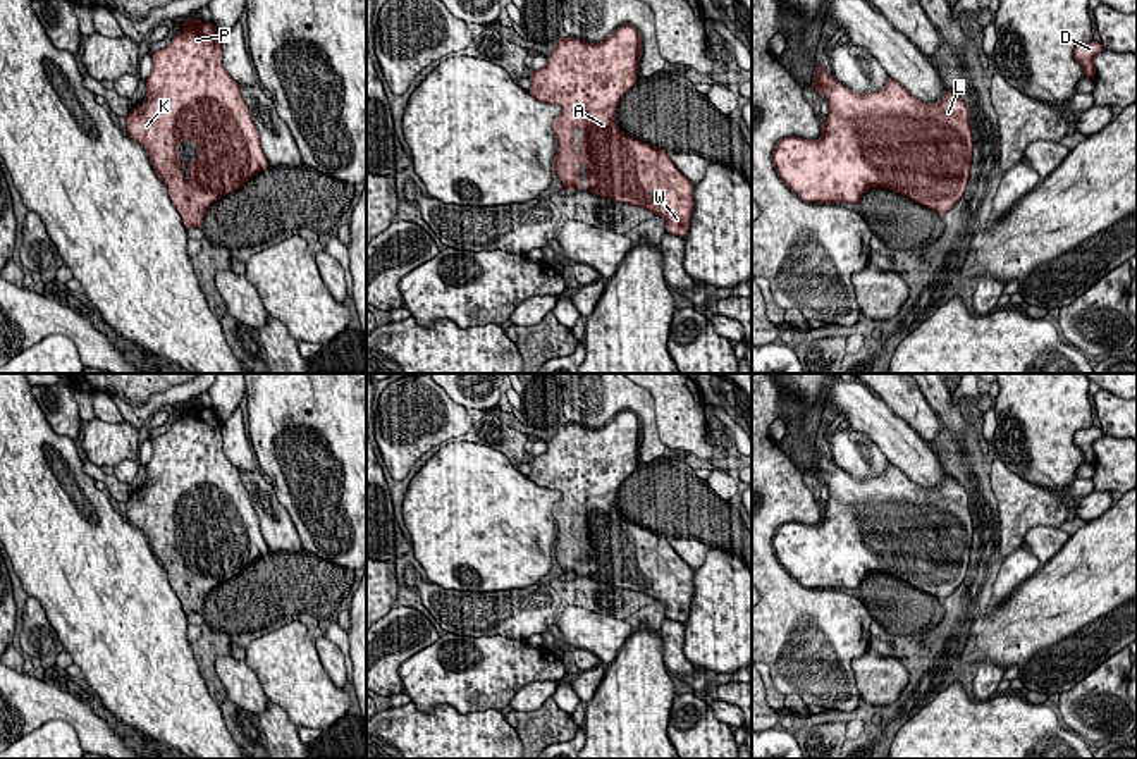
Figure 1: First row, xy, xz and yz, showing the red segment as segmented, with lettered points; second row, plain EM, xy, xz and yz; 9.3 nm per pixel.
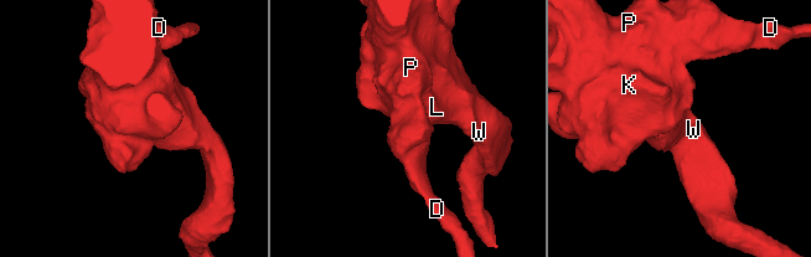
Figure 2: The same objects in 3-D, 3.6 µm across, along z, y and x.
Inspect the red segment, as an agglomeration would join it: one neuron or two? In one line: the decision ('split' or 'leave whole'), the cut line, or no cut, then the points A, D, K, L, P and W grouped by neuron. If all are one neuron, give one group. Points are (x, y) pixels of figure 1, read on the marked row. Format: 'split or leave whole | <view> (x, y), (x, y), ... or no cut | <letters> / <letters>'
leave whole | no cut | A D K L P W

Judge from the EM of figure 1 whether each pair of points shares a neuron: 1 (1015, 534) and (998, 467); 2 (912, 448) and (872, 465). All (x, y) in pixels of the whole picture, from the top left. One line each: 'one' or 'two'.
1: one
2: two

